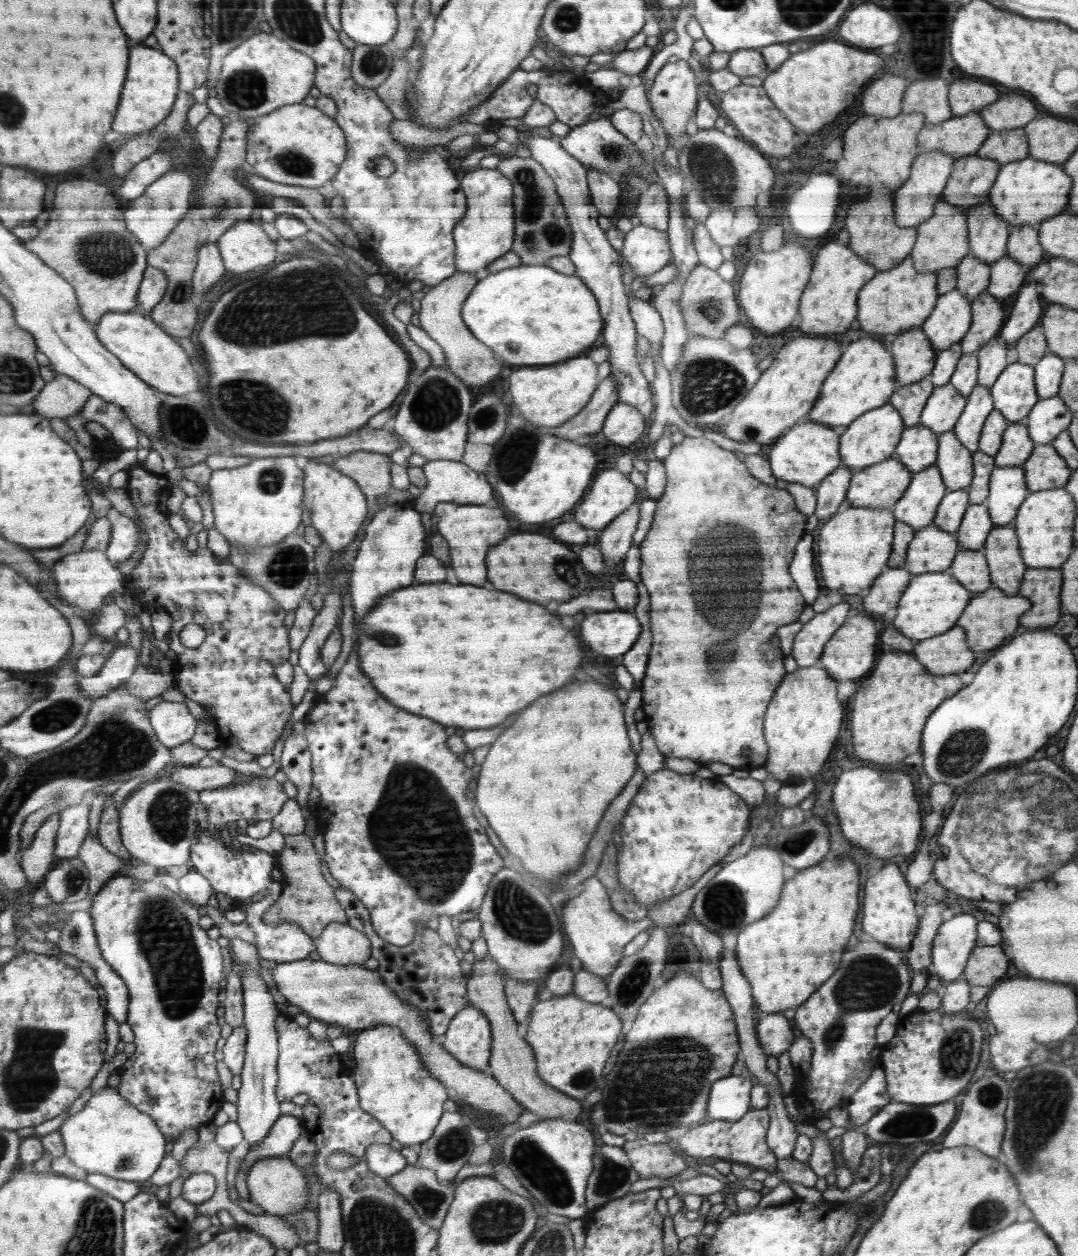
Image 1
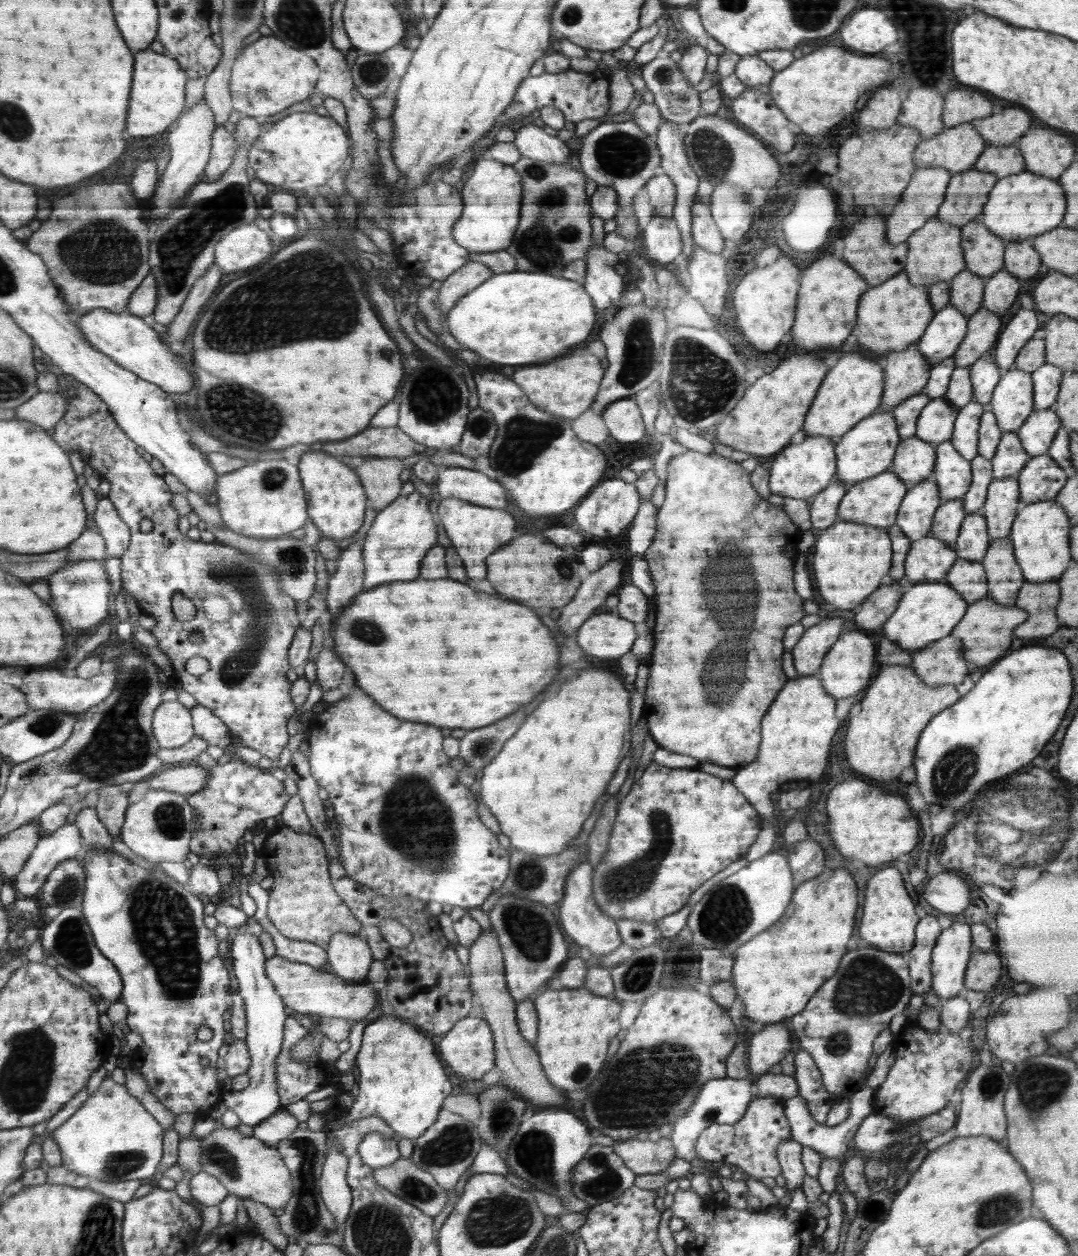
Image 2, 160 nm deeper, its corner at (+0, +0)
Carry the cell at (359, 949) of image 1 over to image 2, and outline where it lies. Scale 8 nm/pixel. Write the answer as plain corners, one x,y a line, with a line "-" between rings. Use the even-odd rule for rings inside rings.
338,932
325,948
328,953
328,969
350,983
361,982
372,964
371,948
359,933

